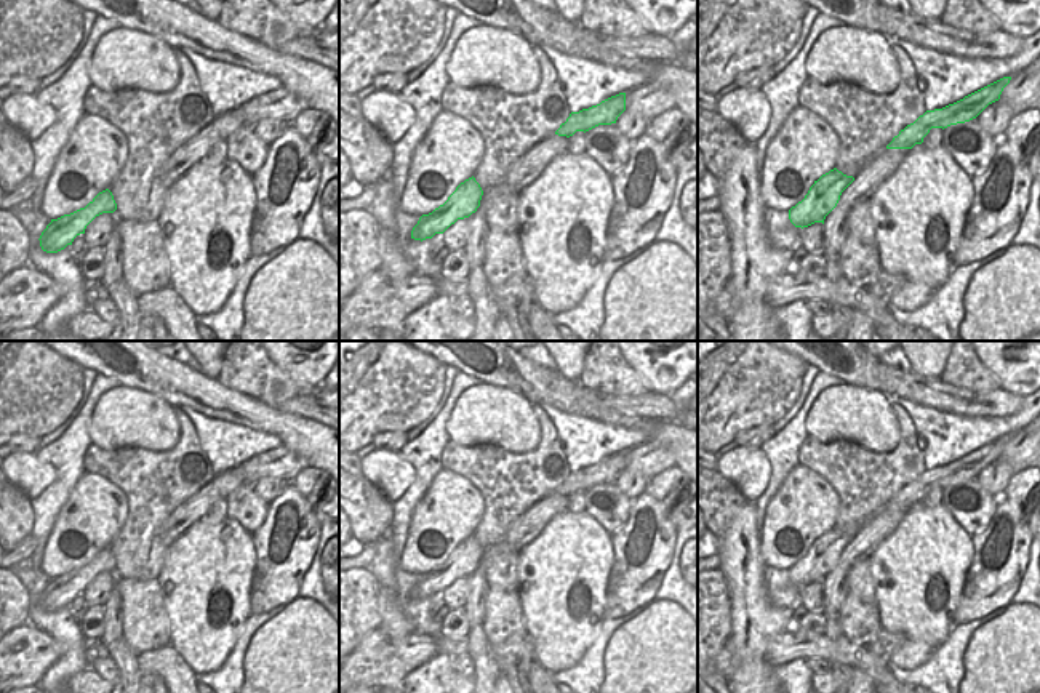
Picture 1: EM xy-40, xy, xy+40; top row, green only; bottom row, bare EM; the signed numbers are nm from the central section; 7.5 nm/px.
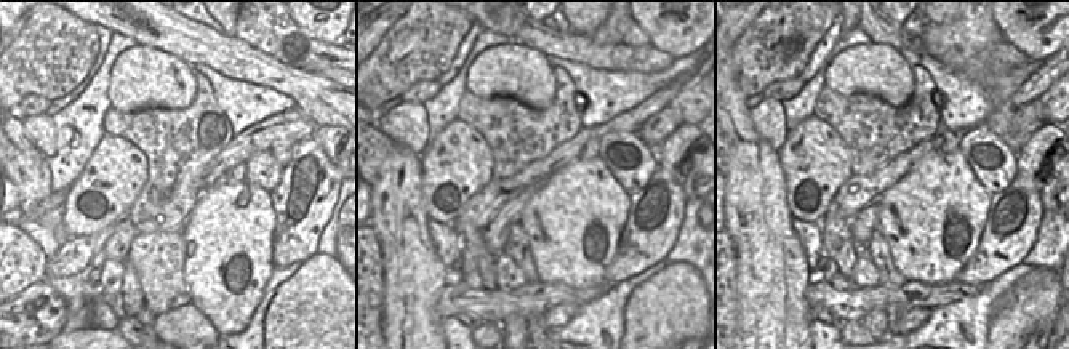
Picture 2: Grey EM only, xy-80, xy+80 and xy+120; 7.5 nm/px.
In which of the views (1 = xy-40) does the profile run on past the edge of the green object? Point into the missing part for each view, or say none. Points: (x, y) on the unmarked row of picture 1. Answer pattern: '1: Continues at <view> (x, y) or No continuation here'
1: No continuation here

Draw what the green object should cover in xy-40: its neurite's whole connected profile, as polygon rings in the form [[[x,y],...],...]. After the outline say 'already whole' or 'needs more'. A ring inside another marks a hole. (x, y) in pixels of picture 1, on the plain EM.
[[[109,547],[99,551],[85,567],[80,567],[70,573],[64,573],[58,578],[51,578],[46,587],[40,594],[40,605],[46,611],[58,611],[67,603],[72,603],[74,597],[85,592],[86,584],[102,571],[114,571],[117,562]]]; already whole

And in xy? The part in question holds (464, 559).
[[[475,536],[461,541],[448,559],[429,573],[422,573],[411,589],[411,597],[426,599],[443,592],[458,578],[469,576],[480,565],[483,549]]]; already whole

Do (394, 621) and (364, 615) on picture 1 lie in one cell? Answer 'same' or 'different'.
different

